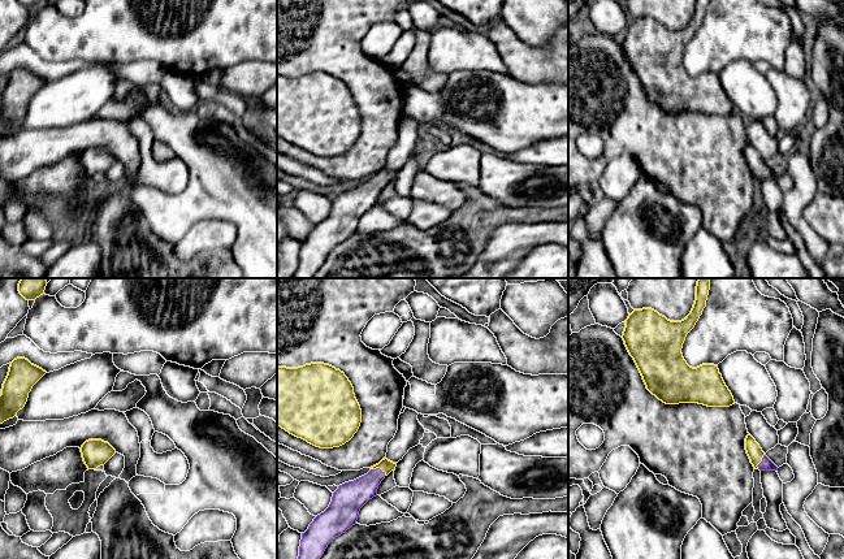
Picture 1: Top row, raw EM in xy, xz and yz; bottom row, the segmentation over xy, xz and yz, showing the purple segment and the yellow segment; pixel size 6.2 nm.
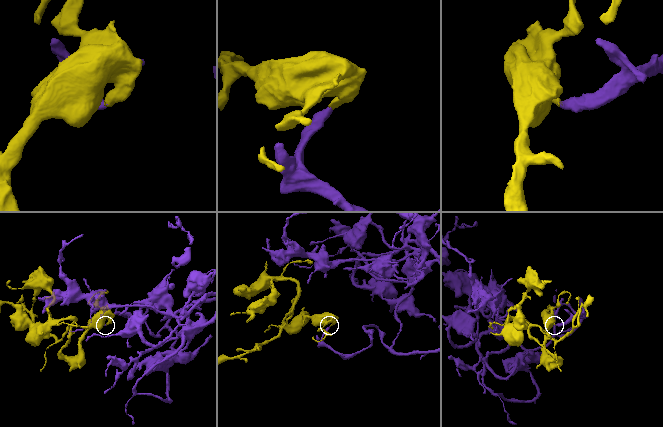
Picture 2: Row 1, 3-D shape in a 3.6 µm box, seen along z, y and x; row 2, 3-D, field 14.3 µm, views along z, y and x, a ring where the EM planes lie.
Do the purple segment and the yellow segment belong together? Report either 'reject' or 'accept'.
accept

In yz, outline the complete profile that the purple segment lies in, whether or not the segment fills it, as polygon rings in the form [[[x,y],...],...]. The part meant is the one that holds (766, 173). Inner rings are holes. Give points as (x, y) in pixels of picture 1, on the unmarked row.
[[[750,143],[745,147],[745,159],[754,178],[778,179],[778,176],[765,164],[759,153]]]

